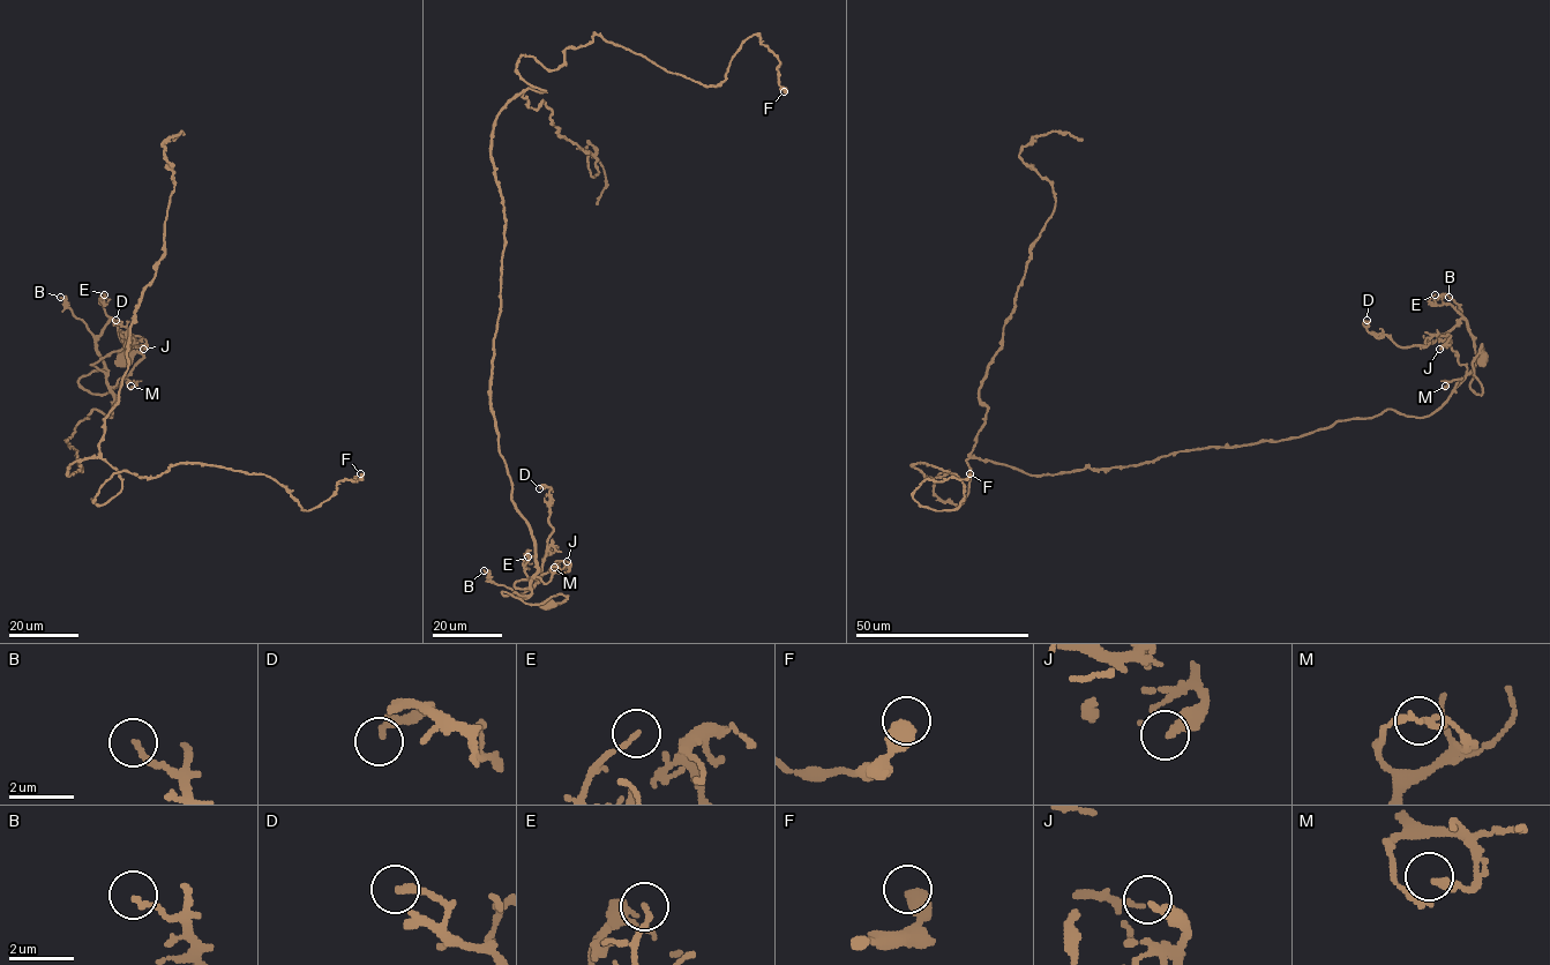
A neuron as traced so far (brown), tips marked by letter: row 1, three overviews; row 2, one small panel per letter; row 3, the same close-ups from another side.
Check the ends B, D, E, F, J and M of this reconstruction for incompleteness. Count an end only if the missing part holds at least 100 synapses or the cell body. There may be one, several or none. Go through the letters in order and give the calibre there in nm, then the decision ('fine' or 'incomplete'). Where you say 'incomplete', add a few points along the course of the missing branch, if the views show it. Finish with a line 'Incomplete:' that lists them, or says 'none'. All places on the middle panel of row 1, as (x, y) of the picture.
B: 150 nm | fine
D: 200 nm | fine
E: 130 nm | fine
F: 550 nm | fine
J: 320 nm | fine
M: 190 nm | fine
Incomplete: none

